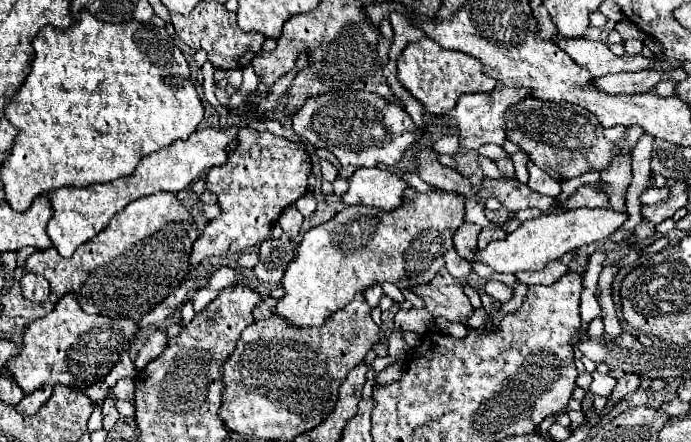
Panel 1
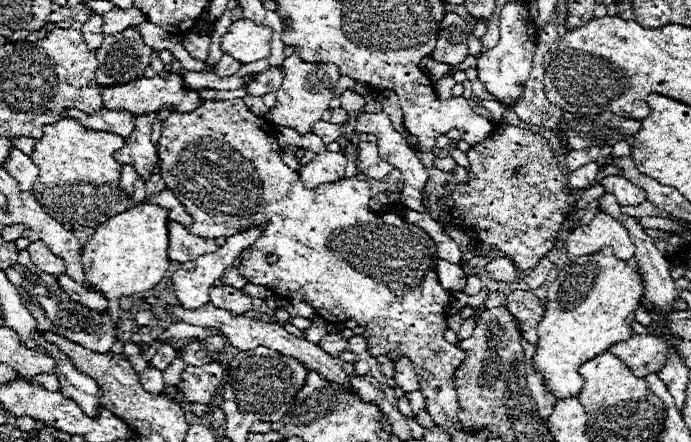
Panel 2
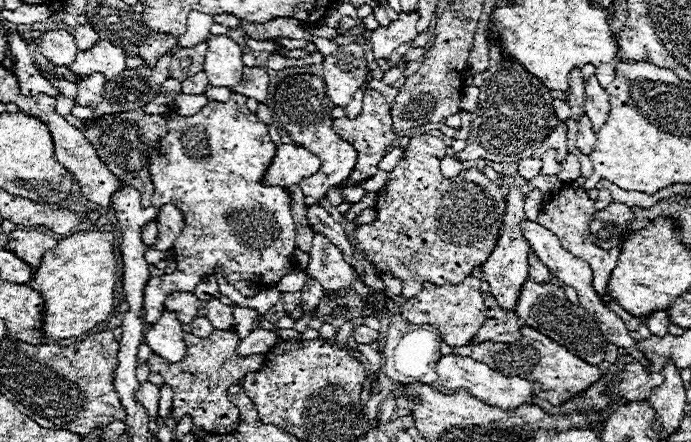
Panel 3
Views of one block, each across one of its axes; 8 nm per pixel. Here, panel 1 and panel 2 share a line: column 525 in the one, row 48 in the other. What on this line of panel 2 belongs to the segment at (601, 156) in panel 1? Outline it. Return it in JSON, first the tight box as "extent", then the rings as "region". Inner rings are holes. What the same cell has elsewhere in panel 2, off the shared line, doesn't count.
{"extent":[96,26,152,86],"region":[[[132,26],[116,36],[106,36],[106,42],[96,50],[98,84],[118,86],[142,78],[150,66],[150,54],[152,48],[142,42],[142,36]]]}

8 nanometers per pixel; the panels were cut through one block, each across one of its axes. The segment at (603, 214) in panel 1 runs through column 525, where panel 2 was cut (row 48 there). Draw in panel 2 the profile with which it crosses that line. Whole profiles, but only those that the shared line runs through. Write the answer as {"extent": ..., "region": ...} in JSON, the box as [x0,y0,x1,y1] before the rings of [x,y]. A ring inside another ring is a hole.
{"extent":[222,18,272,64],"region":[[[242,18],[232,22],[228,32],[224,34],[222,52],[228,52],[242,64],[250,64],[270,56],[270,38],[272,38],[270,28],[260,26],[254,20]]]}

